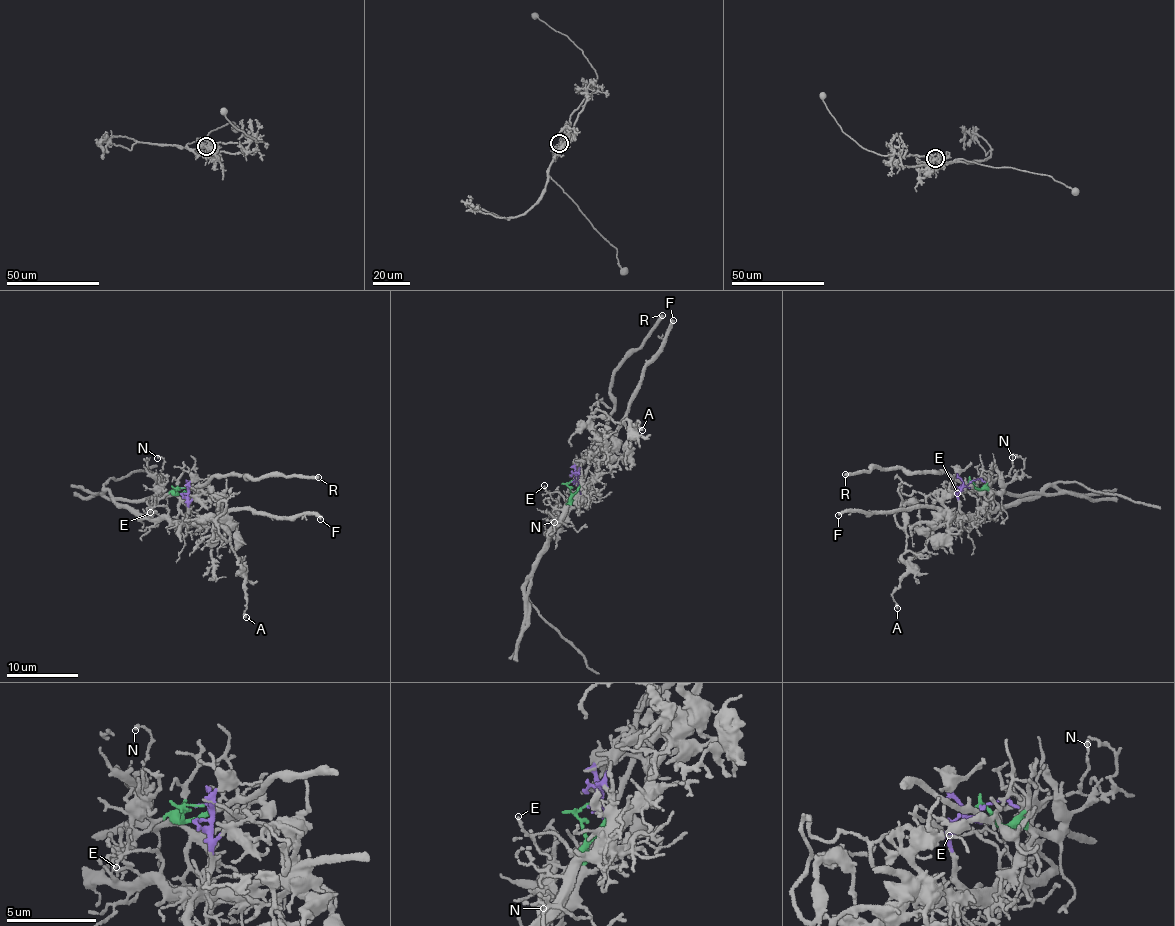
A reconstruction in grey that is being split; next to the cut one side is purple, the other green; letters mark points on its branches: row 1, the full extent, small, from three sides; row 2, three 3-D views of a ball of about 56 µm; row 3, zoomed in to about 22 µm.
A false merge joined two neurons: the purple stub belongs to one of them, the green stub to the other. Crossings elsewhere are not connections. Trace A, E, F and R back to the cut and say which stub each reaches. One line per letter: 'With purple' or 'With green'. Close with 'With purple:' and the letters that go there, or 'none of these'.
A: With purple
E: With purple
F: With purple
R: With green
With purple: A, E, F

